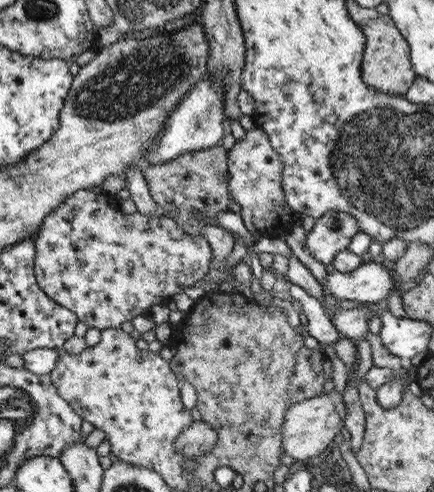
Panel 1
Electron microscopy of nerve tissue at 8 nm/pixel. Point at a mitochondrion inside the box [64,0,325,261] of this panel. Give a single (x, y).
(150, 73)

